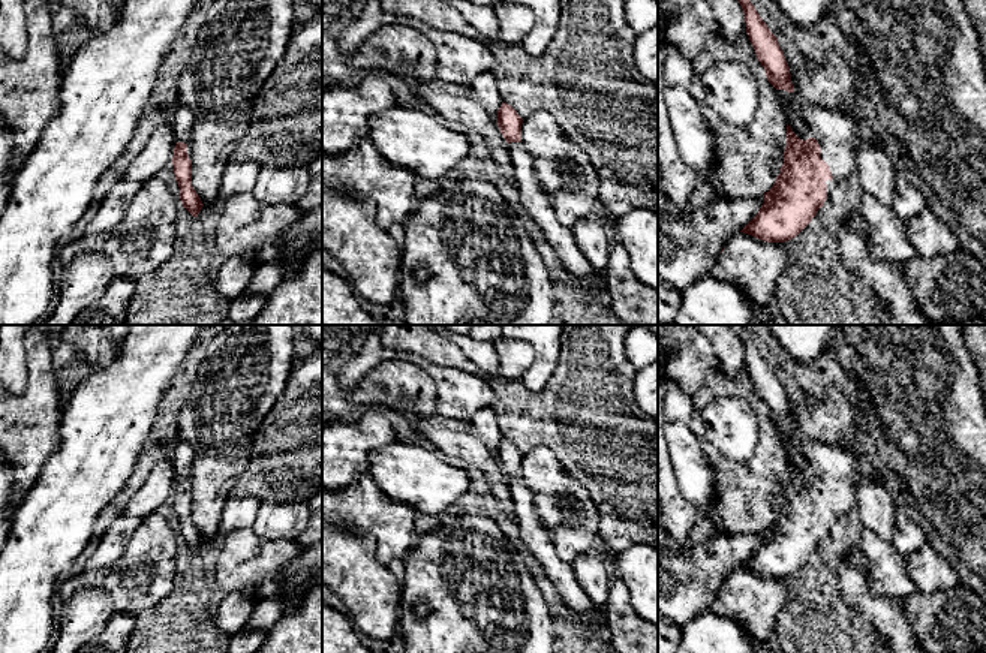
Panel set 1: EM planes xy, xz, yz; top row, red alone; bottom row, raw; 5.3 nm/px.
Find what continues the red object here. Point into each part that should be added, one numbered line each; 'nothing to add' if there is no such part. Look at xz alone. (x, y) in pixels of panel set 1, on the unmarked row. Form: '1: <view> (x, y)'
1: xz (537, 541)

